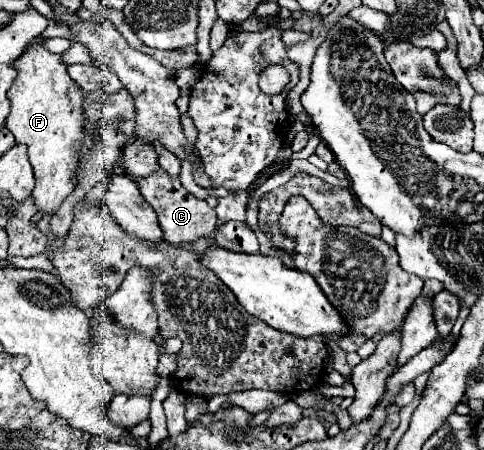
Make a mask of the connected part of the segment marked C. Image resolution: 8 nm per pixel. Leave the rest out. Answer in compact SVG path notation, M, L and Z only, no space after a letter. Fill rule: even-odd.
M158 170L146 178L142 178L138 182L140 194L144 196L144 200L154 208L154 212L158 214L158 222L160 228L164 232L164 240L168 244L184 244L184 242L196 242L200 238L208 238L210 234L216 232L218 228L218 216L214 212L214 208L210 208L204 200L194 198L182 184L180 180L170 178L164 170Z

